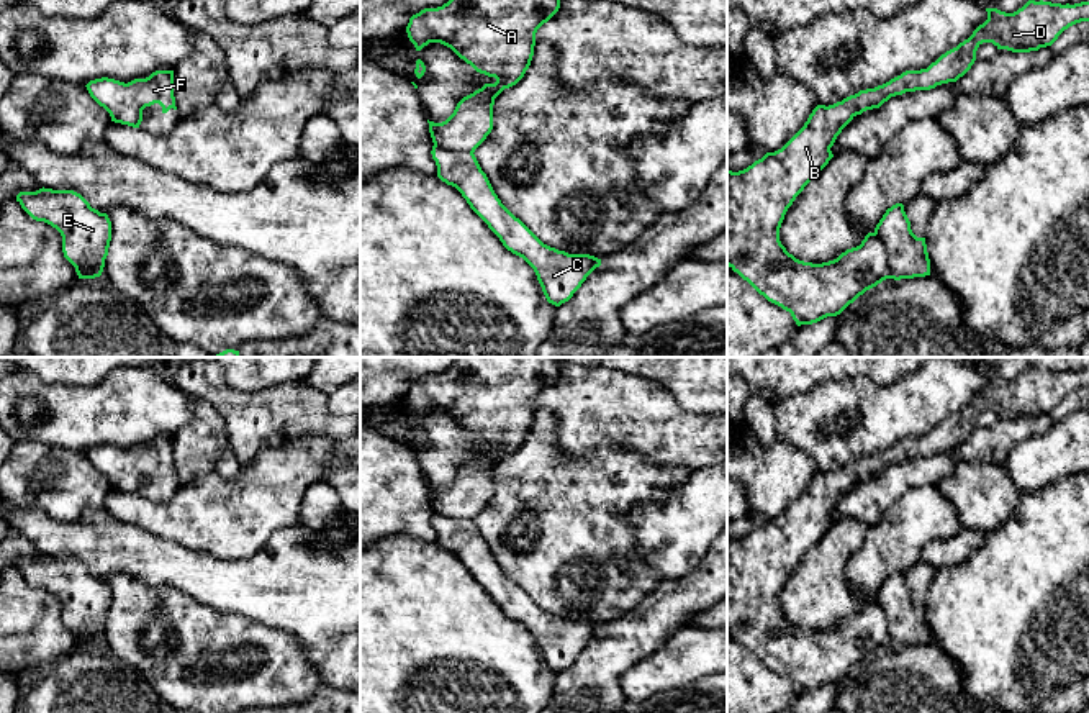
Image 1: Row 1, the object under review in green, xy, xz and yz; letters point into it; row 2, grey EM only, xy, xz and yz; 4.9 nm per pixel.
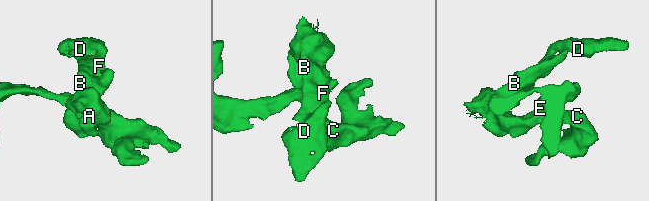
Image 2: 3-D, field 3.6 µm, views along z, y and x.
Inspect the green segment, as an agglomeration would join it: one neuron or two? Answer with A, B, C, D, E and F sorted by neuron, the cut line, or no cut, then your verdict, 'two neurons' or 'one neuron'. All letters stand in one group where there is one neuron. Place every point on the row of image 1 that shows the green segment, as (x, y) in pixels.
groups A B D F / C E; cut yz (873, 233), (886, 249), (890, 277); two neurons

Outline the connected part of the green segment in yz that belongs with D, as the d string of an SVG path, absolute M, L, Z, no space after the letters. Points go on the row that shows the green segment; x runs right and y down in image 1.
M1028 0L1014 13L997 8L986 8L986 11L987 20L968 39L942 54L927 69L906 70L883 85L860 90L829 107L817 105L804 126L781 149L766 152L743 170L727 170L727 266L768 302L789 311L798 326L840 315L866 290L889 279L889 254L874 233L868 233L860 246L822 264L796 259L779 241L779 228L788 208L834 157L830 148L842 129L856 115L879 108L891 97L956 82L971 69L983 43L992 43L997 49L1012 52L1030 52L1051 46L1069 26L1089 21L1089 2L1061 5Z

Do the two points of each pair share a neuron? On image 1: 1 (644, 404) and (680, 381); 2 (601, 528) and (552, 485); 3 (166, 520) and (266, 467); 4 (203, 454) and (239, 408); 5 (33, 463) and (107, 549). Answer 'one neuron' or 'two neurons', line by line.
1: two neurons
2: one neuron
3: one neuron
4: two neurons
5: two neurons

